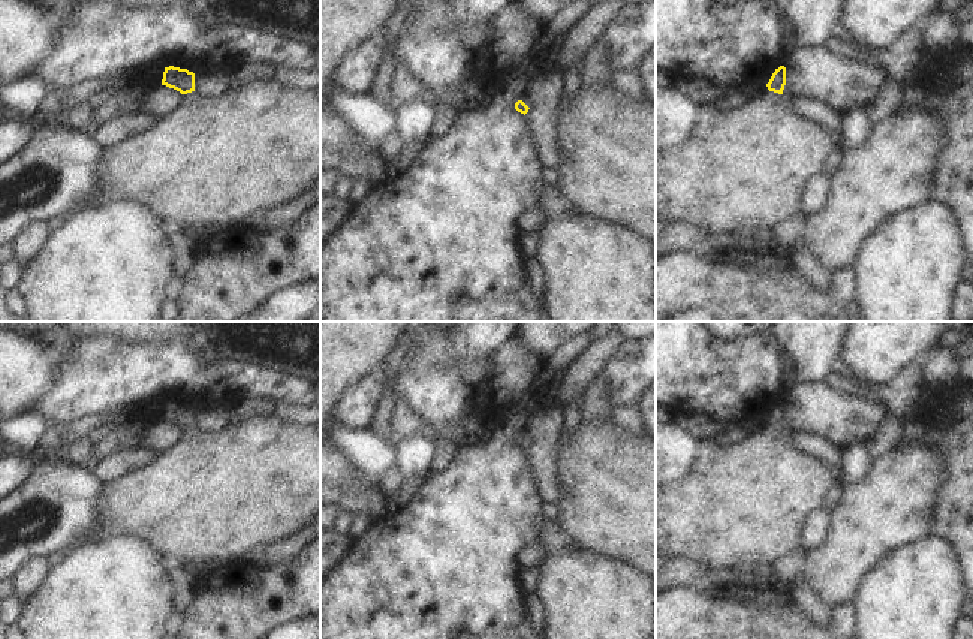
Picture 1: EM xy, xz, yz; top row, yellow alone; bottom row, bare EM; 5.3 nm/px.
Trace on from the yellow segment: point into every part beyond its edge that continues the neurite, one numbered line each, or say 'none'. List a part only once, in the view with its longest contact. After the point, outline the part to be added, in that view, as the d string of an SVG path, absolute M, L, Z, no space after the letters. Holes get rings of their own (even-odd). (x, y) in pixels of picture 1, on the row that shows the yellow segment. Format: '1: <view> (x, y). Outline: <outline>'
1: yz (738, 171). Outline: M769 90L732 111L707 111L686 142L656 154L656 217L669 223L690 223L714 235L774 229L801 211L807 181L823 174L826 159L835 151L840 151L840 145L823 124L801 117L783 94Z

